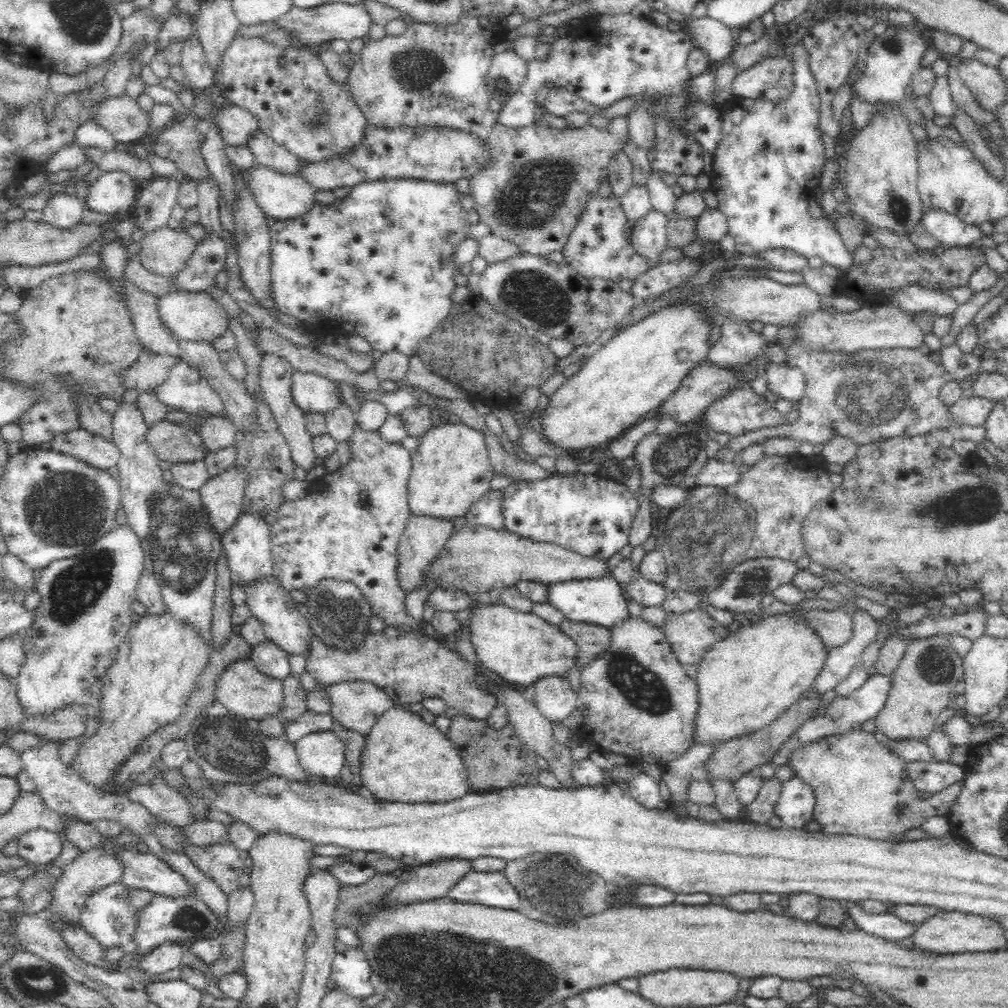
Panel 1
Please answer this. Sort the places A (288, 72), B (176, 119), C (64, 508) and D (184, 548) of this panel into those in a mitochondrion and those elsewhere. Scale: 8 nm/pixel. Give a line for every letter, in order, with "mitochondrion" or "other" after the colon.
A: mitochondrion
B: other
C: mitochondrion
D: mitochondrion

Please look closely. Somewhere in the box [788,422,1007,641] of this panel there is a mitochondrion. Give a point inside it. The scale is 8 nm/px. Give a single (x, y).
(967, 506)

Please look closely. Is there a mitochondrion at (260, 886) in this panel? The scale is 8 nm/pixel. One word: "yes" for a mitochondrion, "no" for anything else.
no

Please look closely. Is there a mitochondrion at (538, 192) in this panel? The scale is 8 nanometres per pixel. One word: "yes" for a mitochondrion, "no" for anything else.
yes

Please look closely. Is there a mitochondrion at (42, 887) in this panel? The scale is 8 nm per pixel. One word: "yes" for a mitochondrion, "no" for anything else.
no

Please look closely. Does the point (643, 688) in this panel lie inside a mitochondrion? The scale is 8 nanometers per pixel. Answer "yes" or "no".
yes

